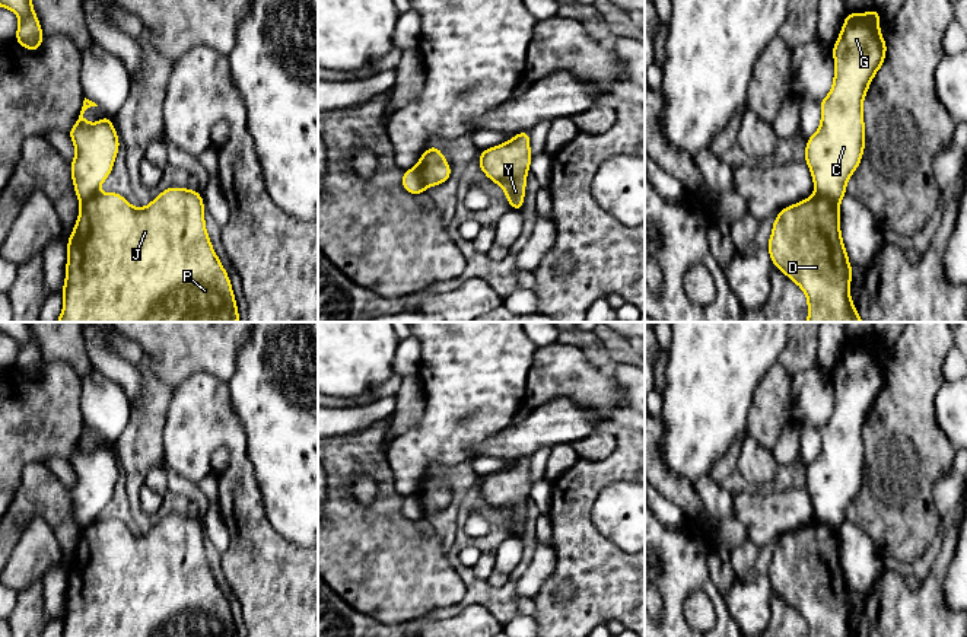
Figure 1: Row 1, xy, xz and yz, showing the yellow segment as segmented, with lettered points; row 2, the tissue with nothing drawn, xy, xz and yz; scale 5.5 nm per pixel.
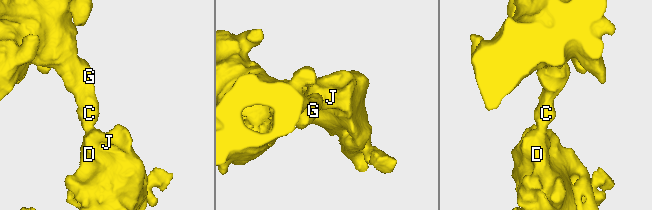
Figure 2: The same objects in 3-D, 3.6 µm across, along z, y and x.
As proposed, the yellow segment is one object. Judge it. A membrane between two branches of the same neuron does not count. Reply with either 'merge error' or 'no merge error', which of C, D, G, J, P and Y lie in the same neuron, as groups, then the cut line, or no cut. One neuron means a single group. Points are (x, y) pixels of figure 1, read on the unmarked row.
merge error; C G / D J P Y; cut in yz along (816, 519), (837, 534)

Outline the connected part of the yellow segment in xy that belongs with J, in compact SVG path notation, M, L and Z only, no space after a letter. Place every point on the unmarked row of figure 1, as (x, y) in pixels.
M178 513L140 535L117 519L96 519L80 529L61 618L63 637L238 637L206 557L203 523Z

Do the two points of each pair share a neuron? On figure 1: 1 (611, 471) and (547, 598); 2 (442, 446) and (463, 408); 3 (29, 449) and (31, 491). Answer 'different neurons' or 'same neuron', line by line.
1: same neuron
2: same neuron
3: different neurons

